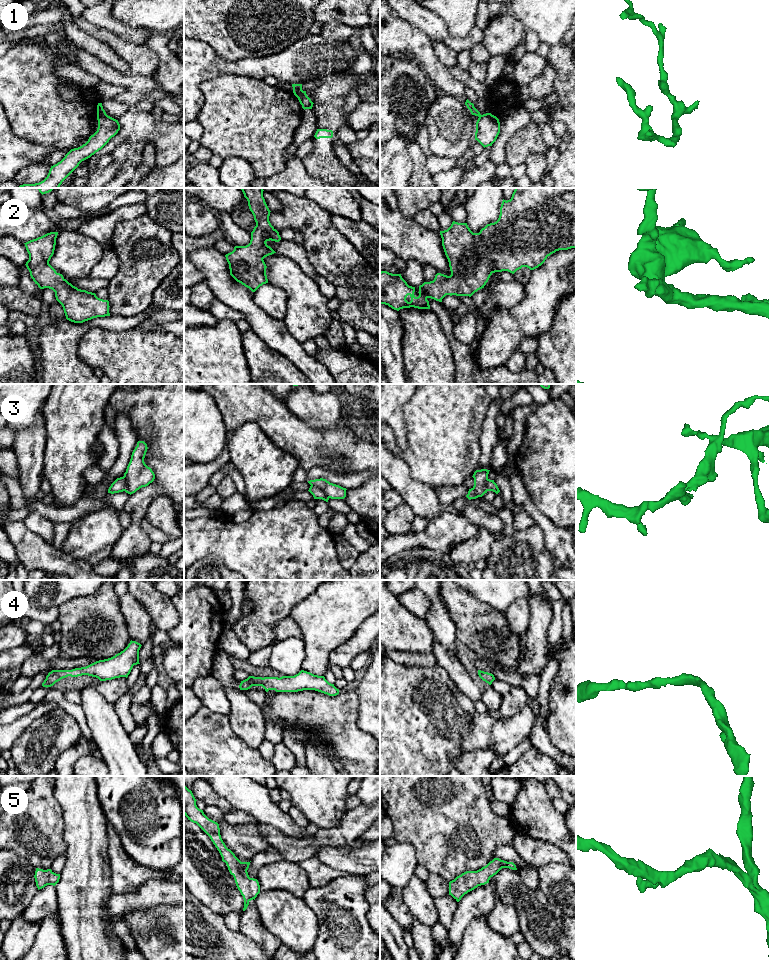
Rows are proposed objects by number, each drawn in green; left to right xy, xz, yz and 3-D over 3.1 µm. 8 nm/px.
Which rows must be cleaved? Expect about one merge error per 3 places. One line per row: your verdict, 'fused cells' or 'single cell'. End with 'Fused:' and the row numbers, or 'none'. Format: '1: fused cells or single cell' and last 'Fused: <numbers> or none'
1: fused cells
2: single cell
3: fused cells
4: single cell
5: single cell
Fused: 1, 3

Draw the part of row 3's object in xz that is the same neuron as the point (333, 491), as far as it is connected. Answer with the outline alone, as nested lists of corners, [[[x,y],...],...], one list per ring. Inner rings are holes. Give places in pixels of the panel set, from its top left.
[[[320,478],[308,481],[310,485],[320,488],[328,498],[331,499],[344,499],[346,497],[346,488],[339,485],[330,483],[326,479]]]

